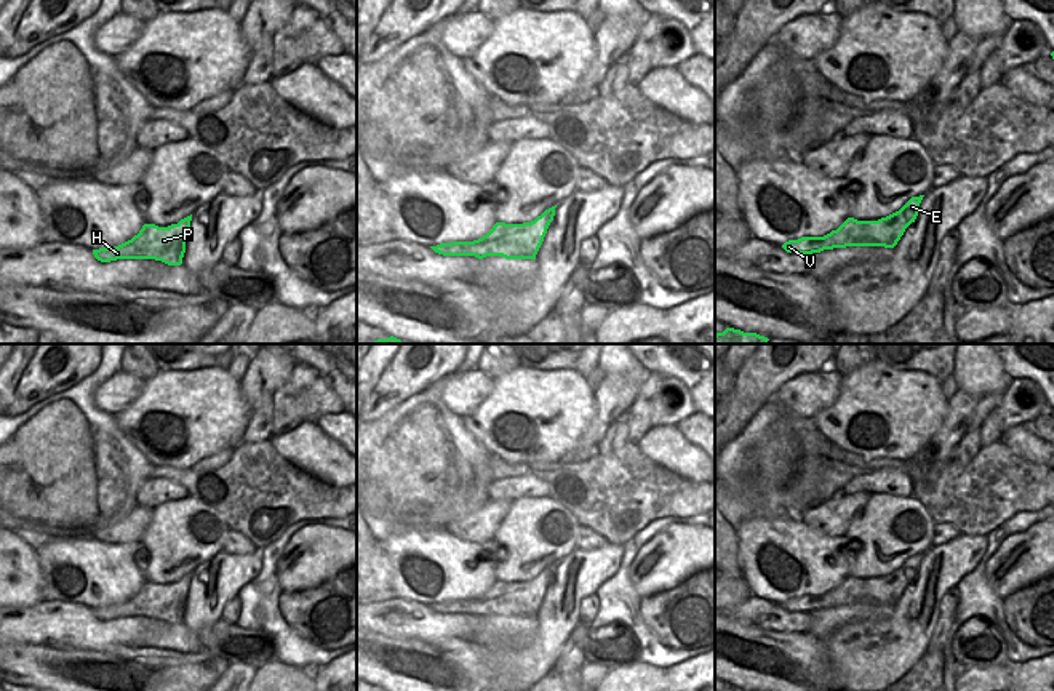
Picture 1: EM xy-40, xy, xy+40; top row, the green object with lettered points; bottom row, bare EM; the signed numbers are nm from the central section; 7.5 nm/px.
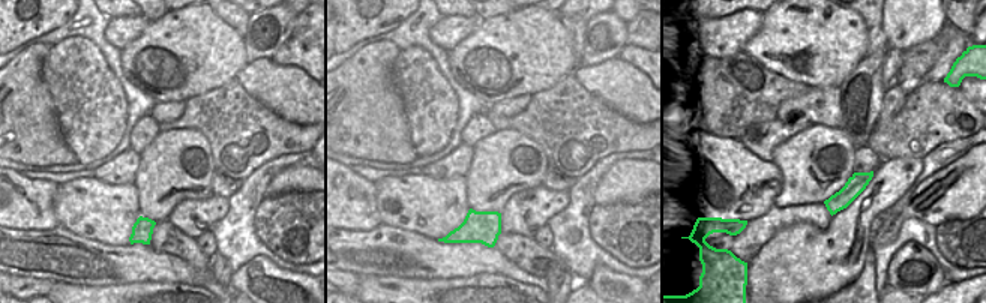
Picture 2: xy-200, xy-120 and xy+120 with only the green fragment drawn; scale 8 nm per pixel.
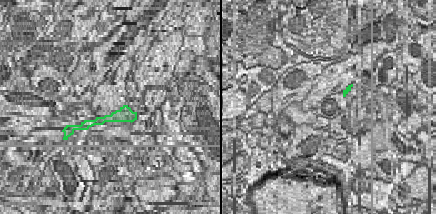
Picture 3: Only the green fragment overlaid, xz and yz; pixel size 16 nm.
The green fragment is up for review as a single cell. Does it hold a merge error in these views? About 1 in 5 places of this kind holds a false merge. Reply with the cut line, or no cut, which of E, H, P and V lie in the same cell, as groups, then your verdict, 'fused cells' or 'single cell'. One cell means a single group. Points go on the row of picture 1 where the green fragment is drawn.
cut none; groups E H P V; single cell

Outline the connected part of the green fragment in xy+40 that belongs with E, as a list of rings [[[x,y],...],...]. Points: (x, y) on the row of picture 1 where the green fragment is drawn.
[[[924,195],[912,197],[899,211],[878,221],[848,218],[836,230],[824,237],[801,237],[782,245],[787,253],[812,254],[846,246],[894,248],[905,229],[915,222]]]

